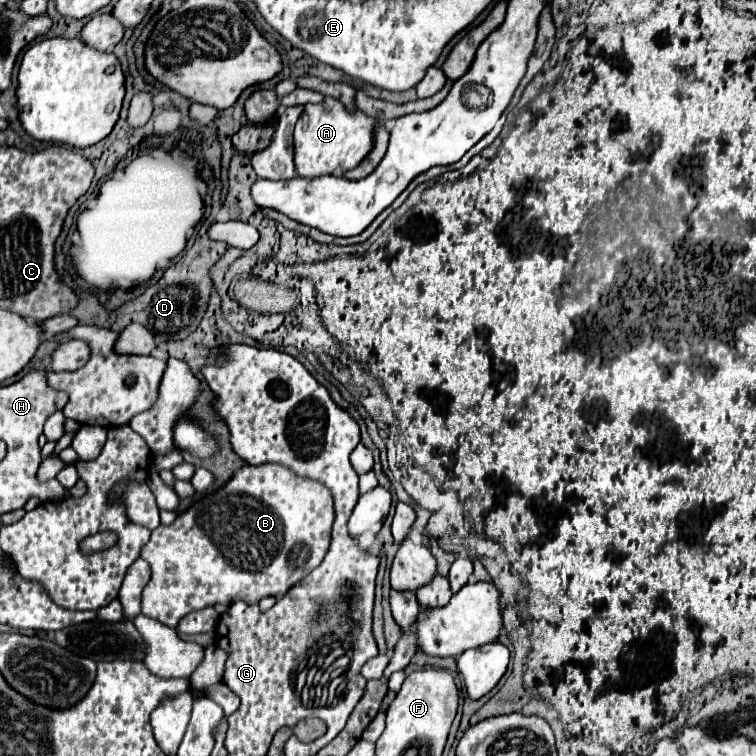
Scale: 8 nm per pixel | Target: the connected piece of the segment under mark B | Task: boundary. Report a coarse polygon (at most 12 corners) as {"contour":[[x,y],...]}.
{"contour":[[244,466],[158,526],[142,612],[284,596],[322,562],[334,502]]}

